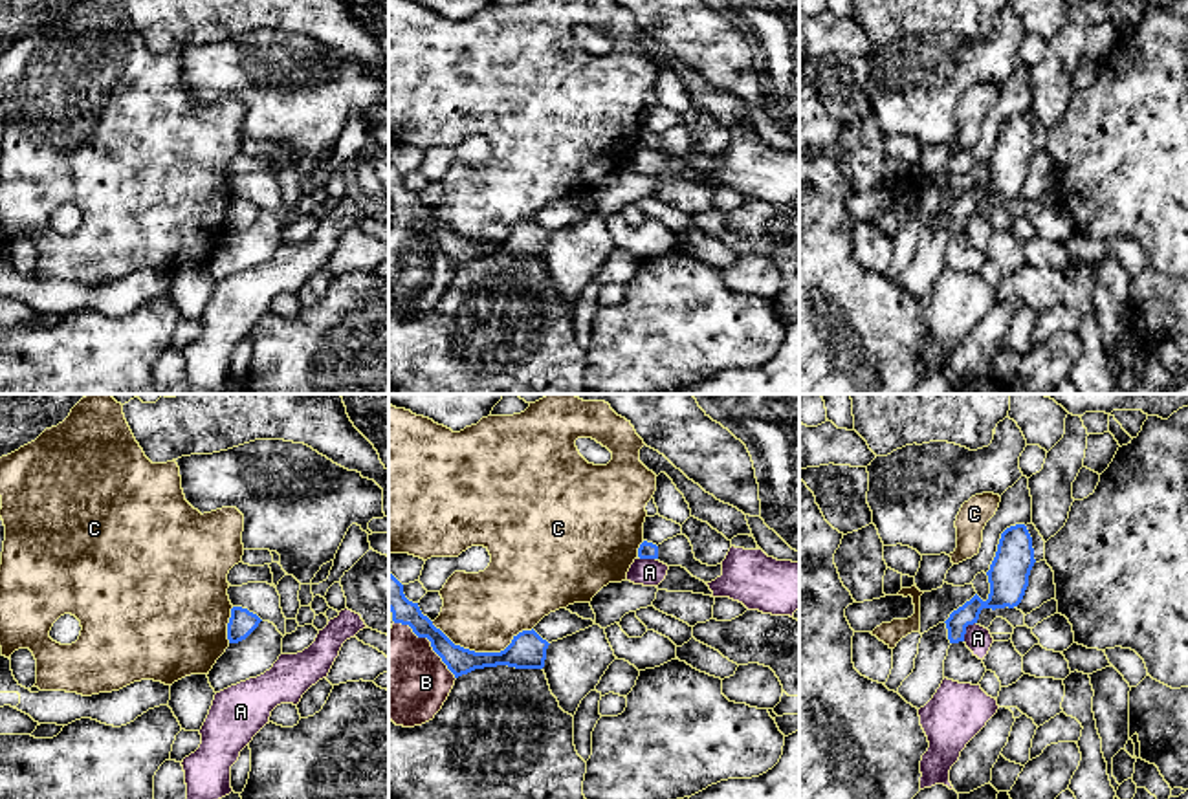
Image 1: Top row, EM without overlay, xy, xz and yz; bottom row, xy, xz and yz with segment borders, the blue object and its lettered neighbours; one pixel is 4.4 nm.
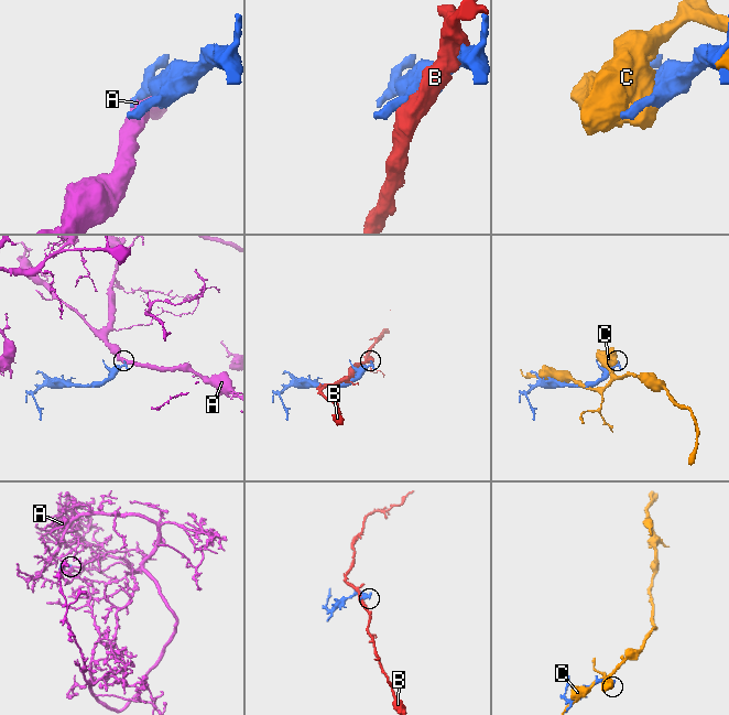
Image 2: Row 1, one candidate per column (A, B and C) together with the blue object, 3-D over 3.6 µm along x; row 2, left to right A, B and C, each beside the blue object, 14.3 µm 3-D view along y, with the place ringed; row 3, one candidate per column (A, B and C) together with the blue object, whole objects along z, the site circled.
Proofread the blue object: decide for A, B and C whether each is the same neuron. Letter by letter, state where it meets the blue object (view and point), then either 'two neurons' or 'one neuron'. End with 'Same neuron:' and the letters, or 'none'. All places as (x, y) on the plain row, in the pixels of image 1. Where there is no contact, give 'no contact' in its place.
A: yz (965, 218) | two neurons
B: xz (431, 233) | two neurons
C: xz (483, 242) | two neurons
Same neuron: none

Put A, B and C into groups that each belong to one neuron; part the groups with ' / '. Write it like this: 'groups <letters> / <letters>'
groups A / B / C

